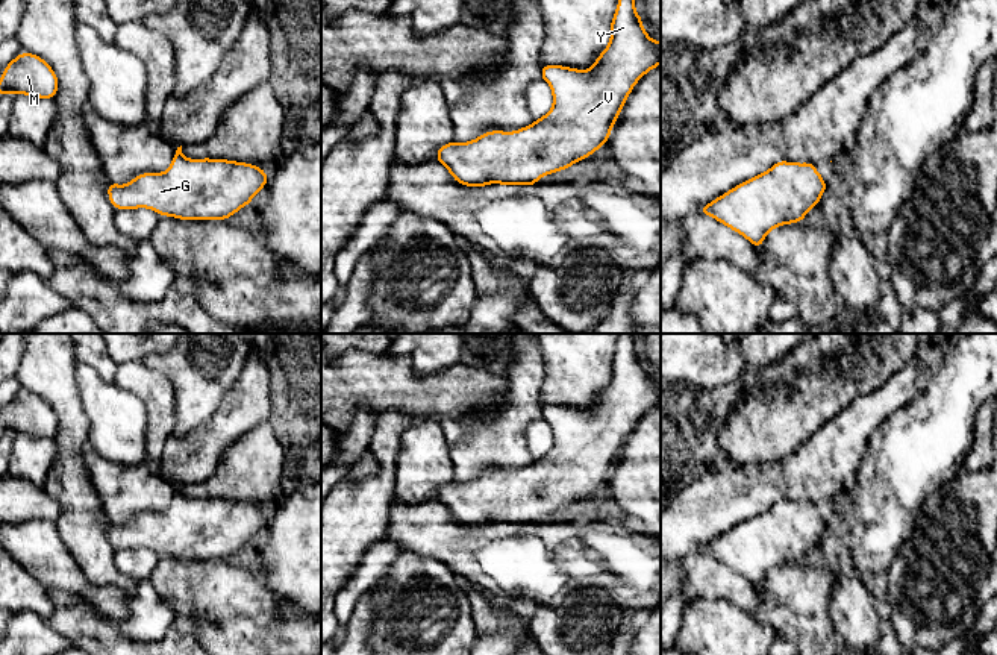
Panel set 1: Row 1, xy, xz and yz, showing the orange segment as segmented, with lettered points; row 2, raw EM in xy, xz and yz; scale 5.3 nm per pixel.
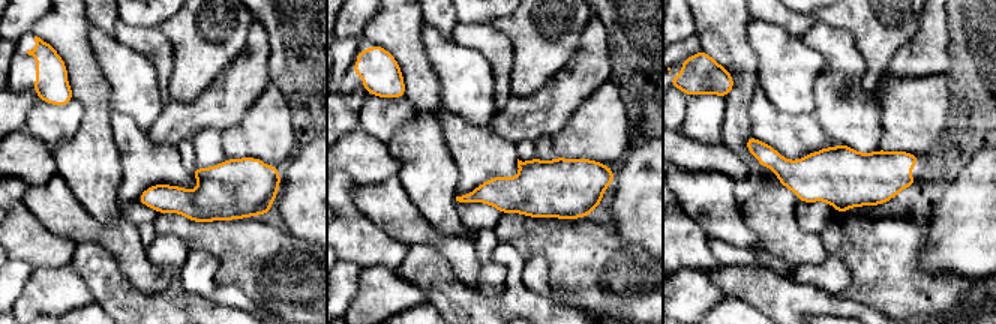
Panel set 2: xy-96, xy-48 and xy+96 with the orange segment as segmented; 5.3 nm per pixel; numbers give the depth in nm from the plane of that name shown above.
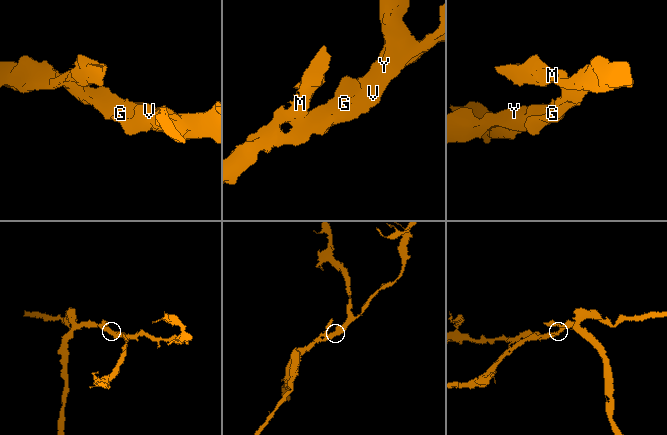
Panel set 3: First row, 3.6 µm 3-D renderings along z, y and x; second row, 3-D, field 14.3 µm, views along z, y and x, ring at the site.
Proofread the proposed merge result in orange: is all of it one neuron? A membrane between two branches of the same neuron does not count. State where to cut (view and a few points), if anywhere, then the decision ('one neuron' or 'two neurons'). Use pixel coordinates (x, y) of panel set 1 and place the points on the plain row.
no cut; one neuron

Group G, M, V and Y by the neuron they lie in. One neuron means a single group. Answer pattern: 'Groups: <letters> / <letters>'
Groups: G M V Y

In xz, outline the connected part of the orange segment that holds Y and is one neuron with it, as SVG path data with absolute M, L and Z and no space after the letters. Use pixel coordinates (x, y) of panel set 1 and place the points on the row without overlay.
M621 334L611 361L611 381L589 409L541 406L541 418L552 426L553 435L553 446L544 456L515 472L491 470L468 482L447 482L438 488L435 500L465 526L489 523L535 526L539 517L586 499L608 482L633 426L659 403L661 381L653 381L642 368L642 356L635 350L635 334Z

